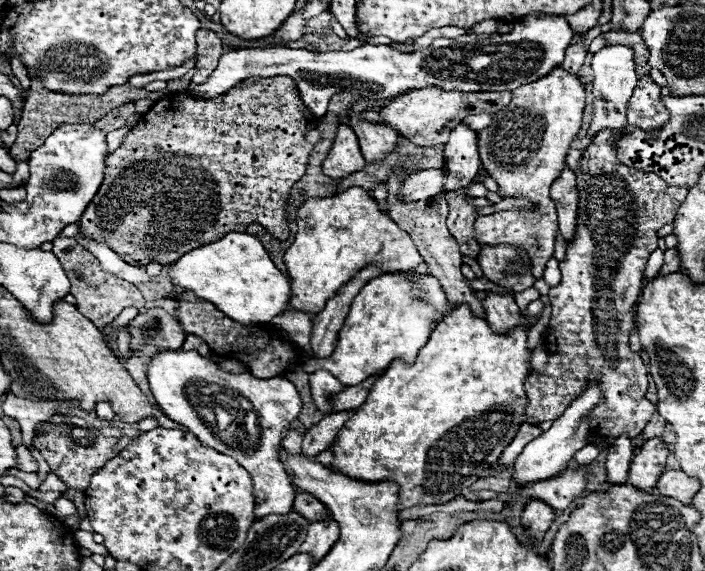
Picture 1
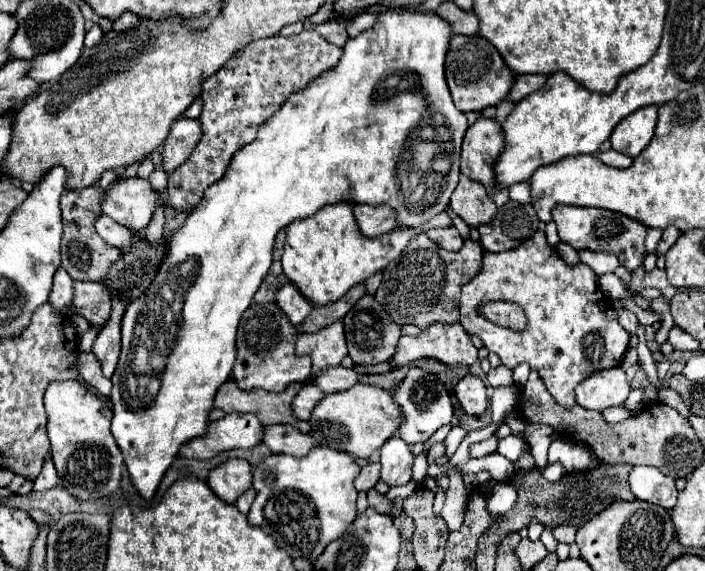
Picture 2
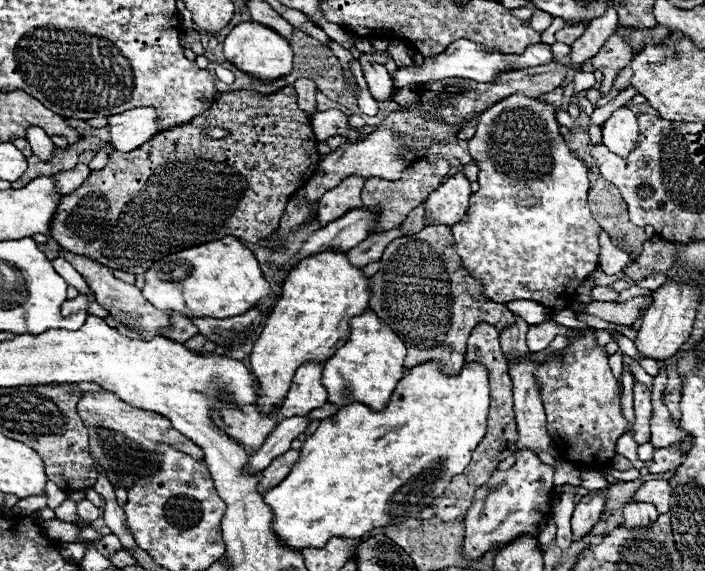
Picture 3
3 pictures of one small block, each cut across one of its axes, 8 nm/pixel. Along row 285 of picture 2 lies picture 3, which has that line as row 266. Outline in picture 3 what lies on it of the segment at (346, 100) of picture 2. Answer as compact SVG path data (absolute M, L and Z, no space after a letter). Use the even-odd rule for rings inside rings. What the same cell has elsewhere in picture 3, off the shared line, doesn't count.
M226 236L222 240L214 240L196 248L176 252L172 256L164 256L164 260L158 260L156 264L152 264L152 268L144 276L146 276L146 284L142 288L142 294L148 298L148 302L164 312L174 310L184 316L232 318L232 316L246 314L262 298L270 296L270 284L264 278L258 260L254 258L252 250L248 250L236 236Z

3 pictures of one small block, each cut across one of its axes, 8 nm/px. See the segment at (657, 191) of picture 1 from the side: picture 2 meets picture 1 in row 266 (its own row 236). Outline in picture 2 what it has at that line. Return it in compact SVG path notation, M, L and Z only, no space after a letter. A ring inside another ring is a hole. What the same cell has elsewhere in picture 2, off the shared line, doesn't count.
M558 204L552 210L552 220L558 226L560 240L574 250L594 250L594 252L614 252L620 258L620 264L630 272L642 266L644 262L644 236L646 226L604 208L582 208L582 206L564 206Z

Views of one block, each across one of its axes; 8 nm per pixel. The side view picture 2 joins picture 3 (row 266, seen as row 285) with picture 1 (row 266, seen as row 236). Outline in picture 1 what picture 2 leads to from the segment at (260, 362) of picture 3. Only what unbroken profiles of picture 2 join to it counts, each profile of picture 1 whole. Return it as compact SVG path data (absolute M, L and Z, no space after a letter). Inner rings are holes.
M358 186L330 198L306 200L298 208L296 224L298 232L284 254L284 264L292 286L290 308L298 312L322 312L326 300L340 290L340 284L346 284L360 272L364 264L380 264L382 274L396 274L408 272L424 262L412 238L380 212L374 198Z

